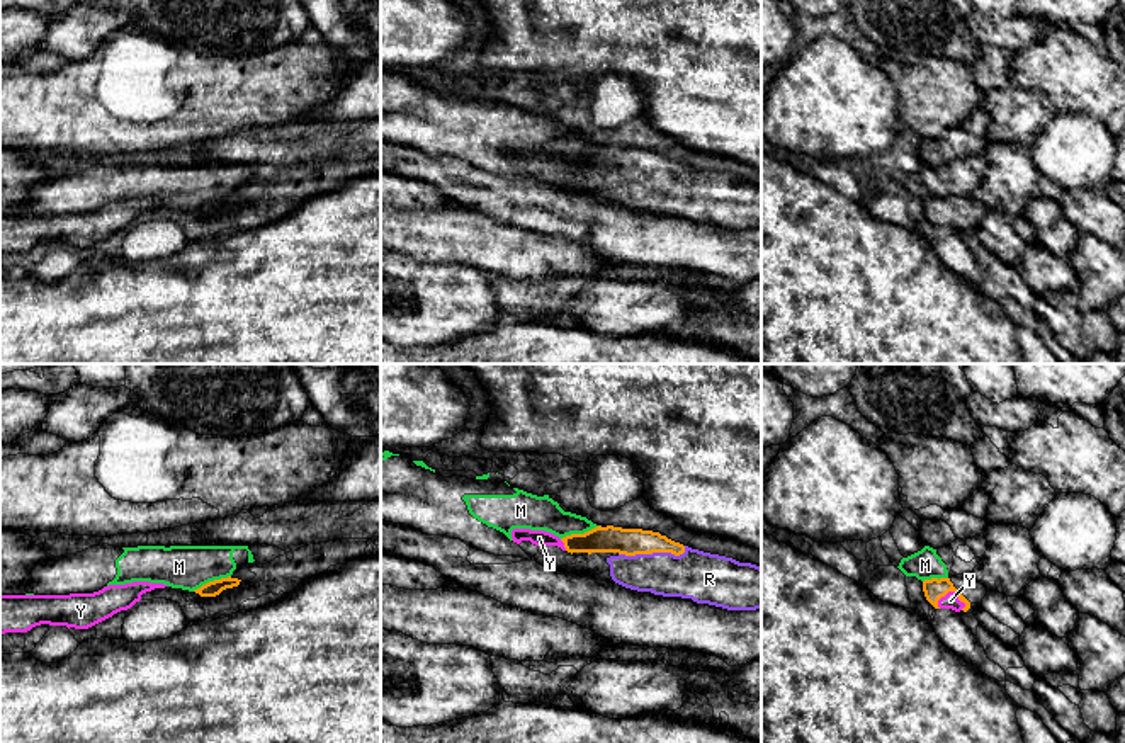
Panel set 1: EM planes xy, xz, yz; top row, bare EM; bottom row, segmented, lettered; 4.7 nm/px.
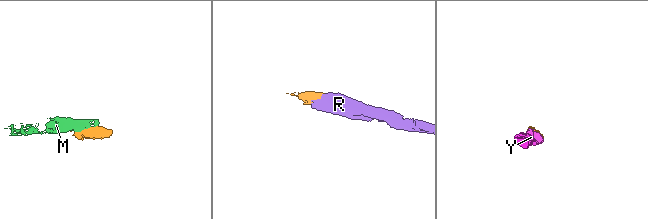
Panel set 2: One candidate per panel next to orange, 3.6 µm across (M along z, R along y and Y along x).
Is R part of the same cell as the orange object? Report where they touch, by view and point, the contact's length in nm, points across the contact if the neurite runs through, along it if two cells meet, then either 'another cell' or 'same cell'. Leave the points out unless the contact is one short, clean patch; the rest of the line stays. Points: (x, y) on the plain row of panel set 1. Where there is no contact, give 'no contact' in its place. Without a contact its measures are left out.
xz (653, 170) | 320 nm | across xz (602, 158), (653, 170), (672, 189), (697, 194) | same cell

